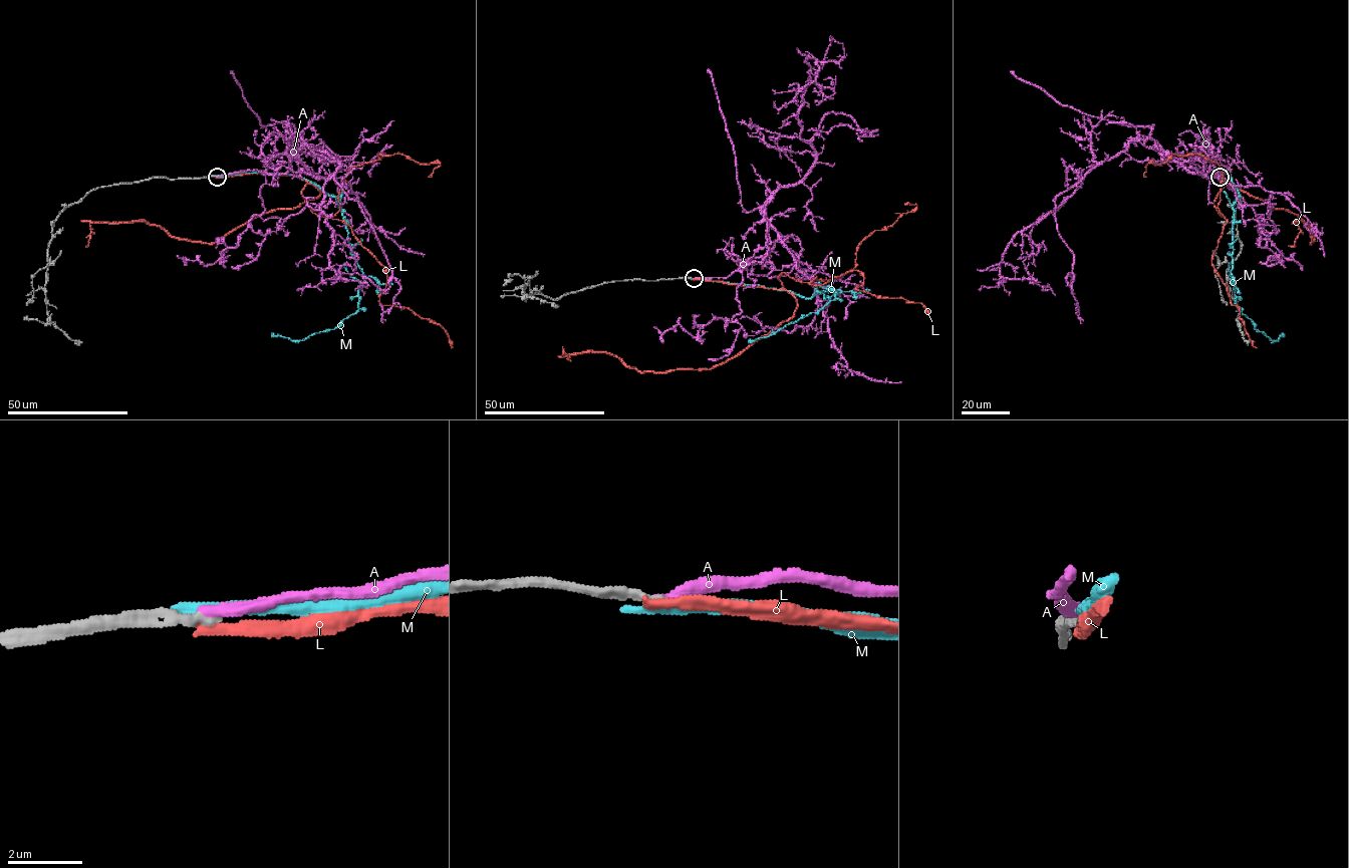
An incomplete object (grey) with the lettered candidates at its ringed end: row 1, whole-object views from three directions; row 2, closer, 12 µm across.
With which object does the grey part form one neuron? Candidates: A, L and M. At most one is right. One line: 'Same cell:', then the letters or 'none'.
Same cell: none

